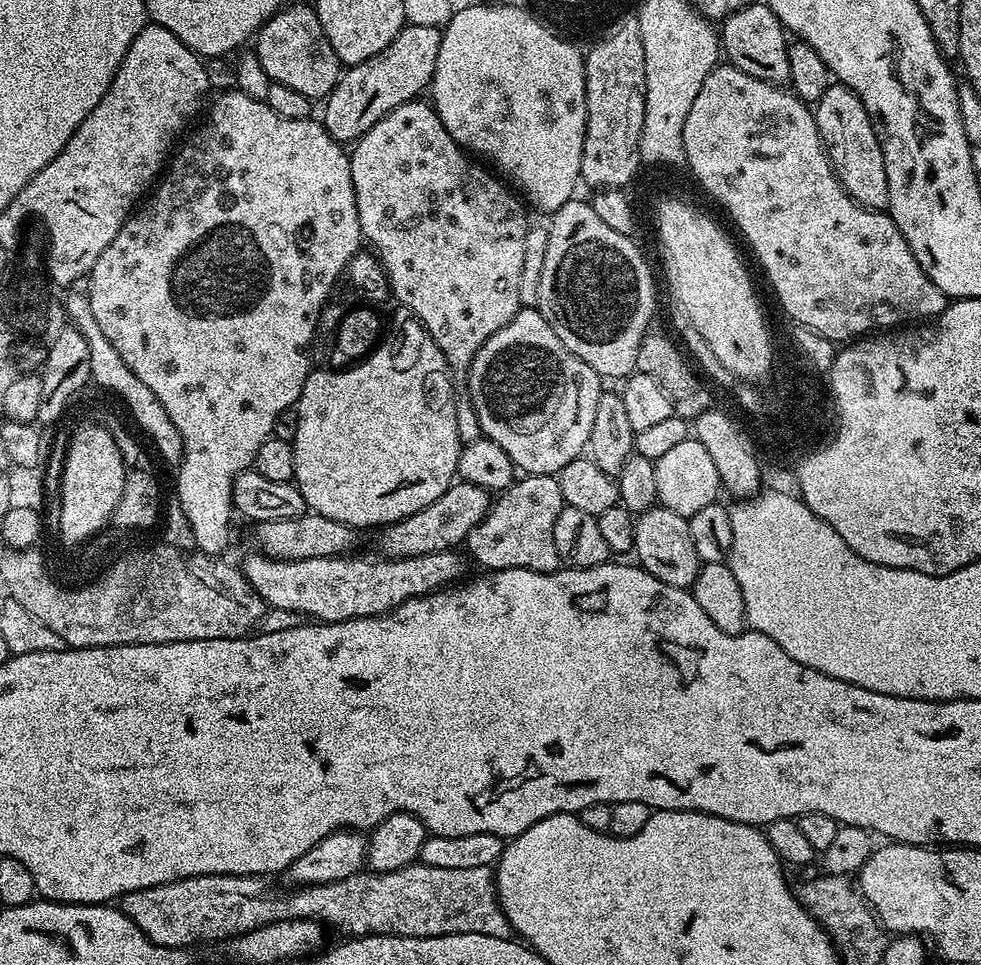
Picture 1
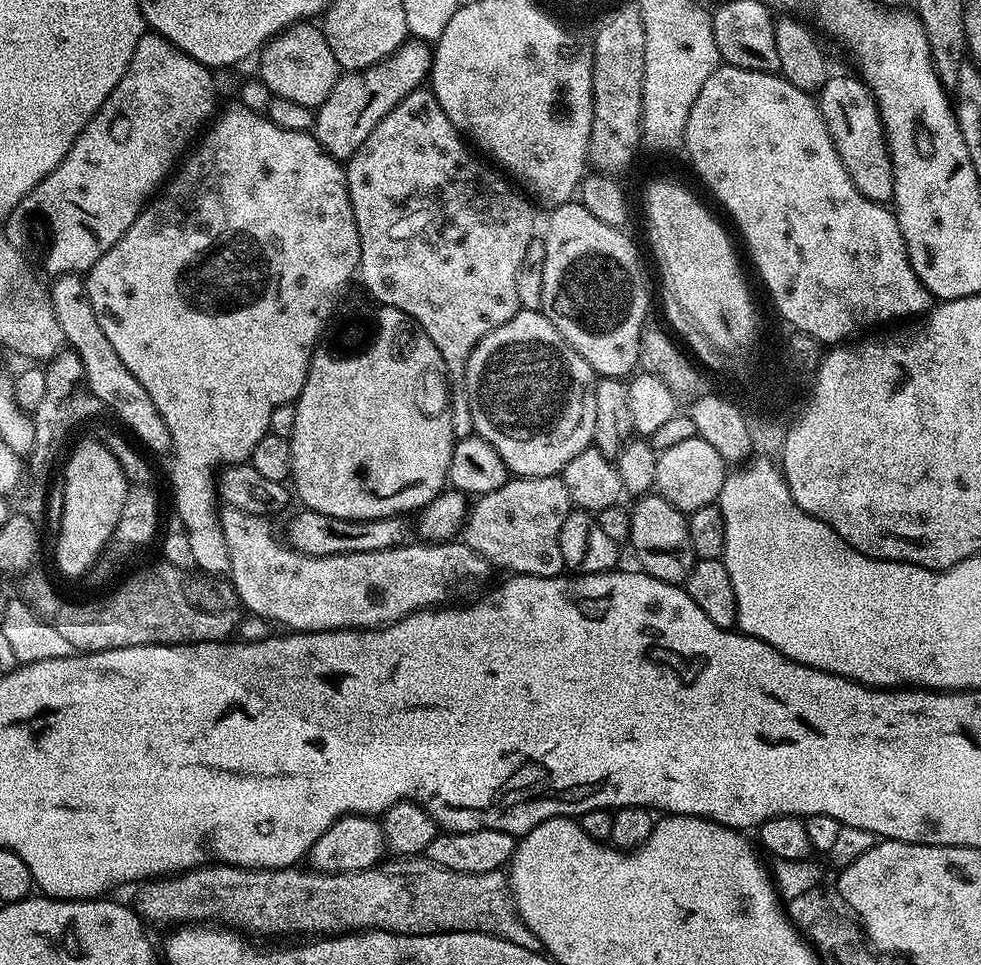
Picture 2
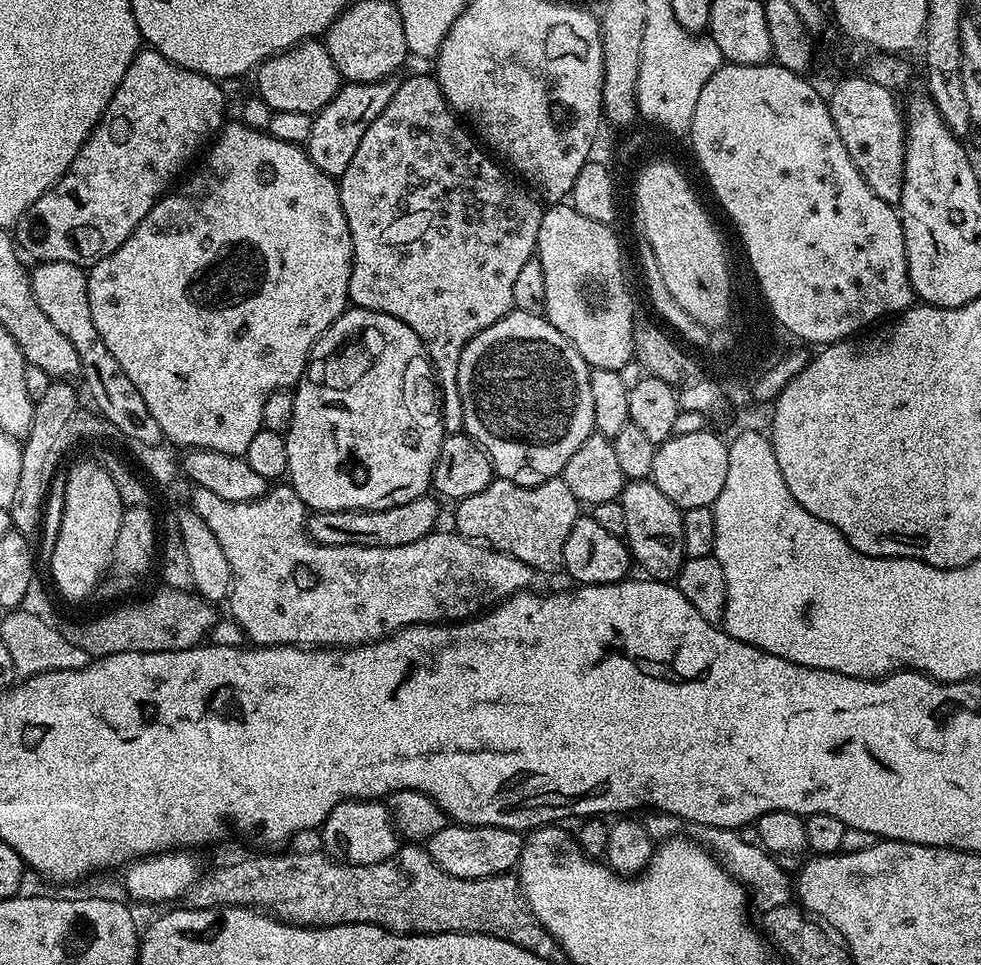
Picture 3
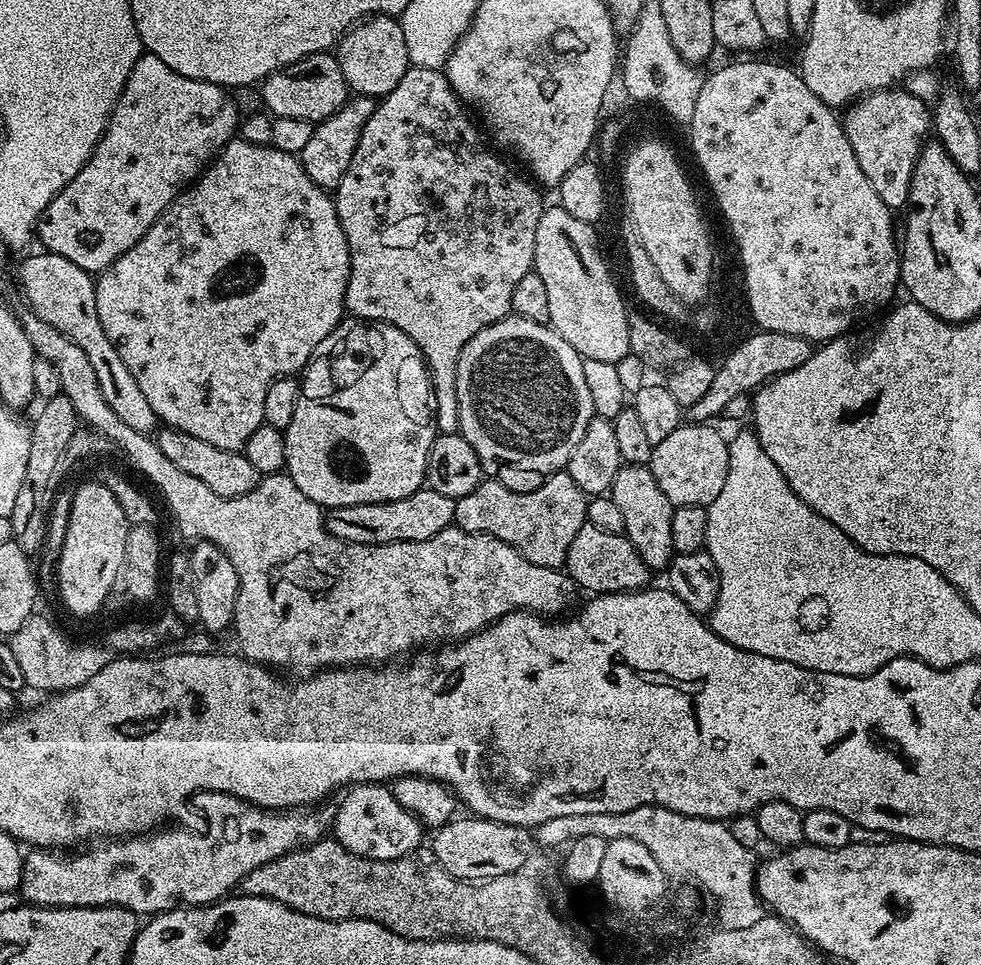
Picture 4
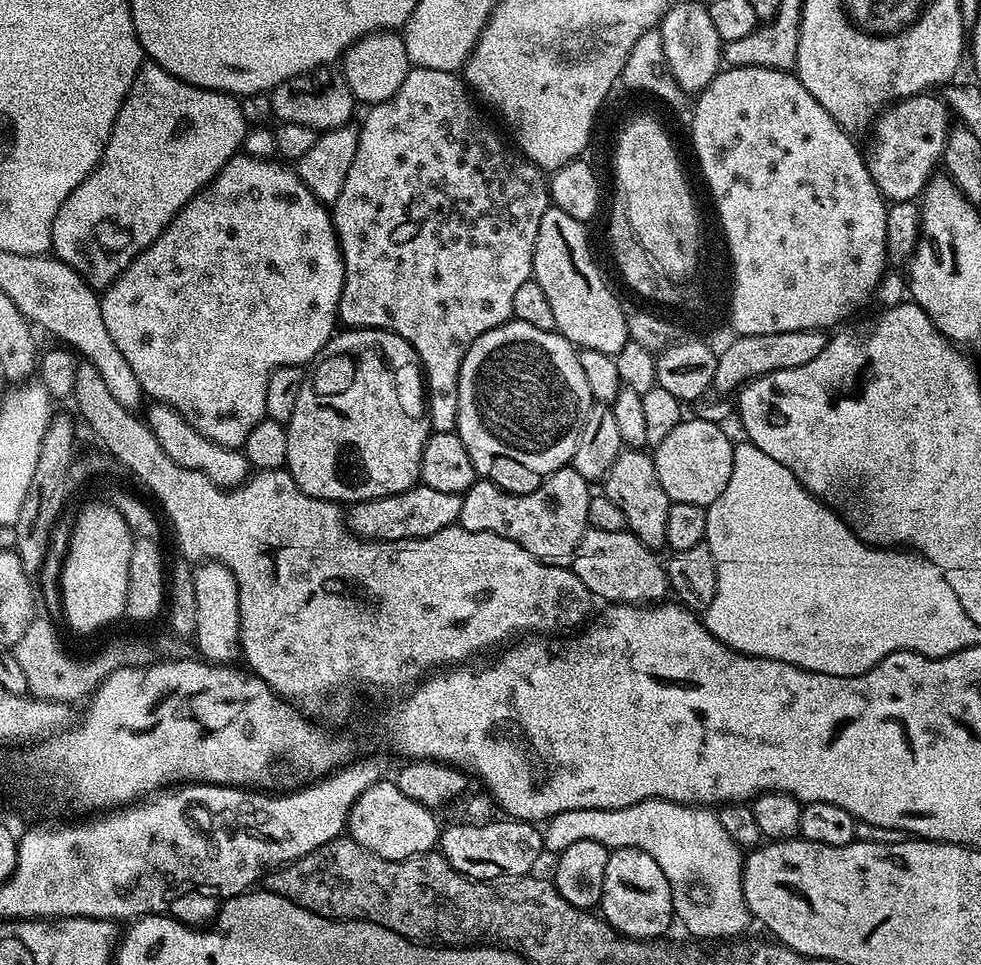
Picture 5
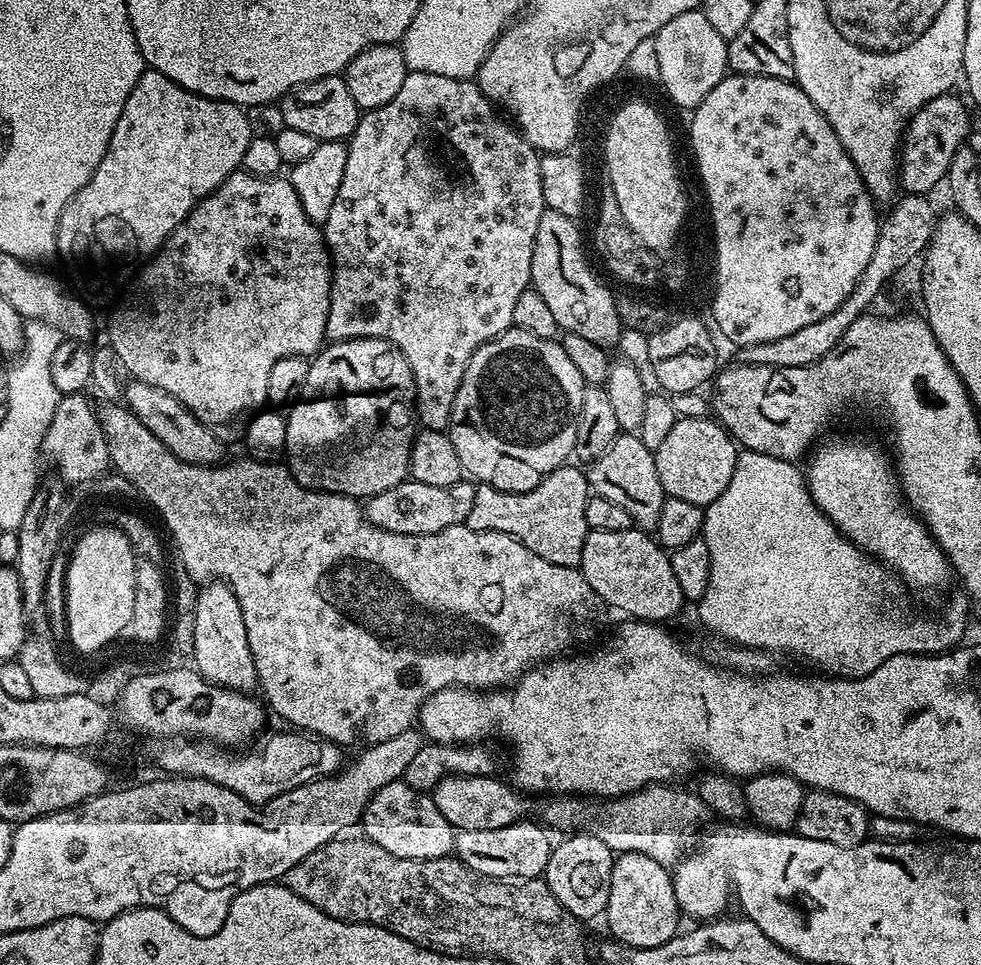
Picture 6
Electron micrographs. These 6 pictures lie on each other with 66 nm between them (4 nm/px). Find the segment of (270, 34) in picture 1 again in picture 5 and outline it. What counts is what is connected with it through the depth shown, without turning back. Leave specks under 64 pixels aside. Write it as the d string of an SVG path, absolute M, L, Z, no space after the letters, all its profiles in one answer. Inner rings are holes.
M332 66L315 68L312 72L303 72L301 76L282 82L272 89L270 99L272 116L277 121L310 126L317 130L341 128L353 119L352 111L358 108L358 101L353 96L343 71Z

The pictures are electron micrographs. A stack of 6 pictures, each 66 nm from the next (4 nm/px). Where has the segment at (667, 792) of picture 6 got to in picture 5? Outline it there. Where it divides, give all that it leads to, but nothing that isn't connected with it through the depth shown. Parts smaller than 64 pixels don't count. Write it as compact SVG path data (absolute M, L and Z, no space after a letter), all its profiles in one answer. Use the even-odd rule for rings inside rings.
M644 799L642 802L633 804L633 806L620 807L618 810L602 810L601 808L591 808L590 810L570 810L563 811L562 814L554 815L549 819L542 830L542 838L544 849L547 853L559 854L566 850L570 845L575 842L592 841L598 842L604 848L622 849L632 848L640 849L644 853L649 854L650 858L657 862L658 866L662 869L662 874L666 876L666 880L670 882L671 890L671 904L673 917L677 920L678 924L682 924L685 930L696 938L732 938L747 930L750 922L753 923L754 917L749 910L748 903L746 902L744 892L744 861L745 857L741 848L734 843L732 838L728 836L728 832L724 830L722 824L718 818L718 812L714 811L711 807L703 805L692 805L670 802L666 799ZM692 884L702 884L706 888L706 900L705 902L696 902L695 898L690 896L686 888Z

